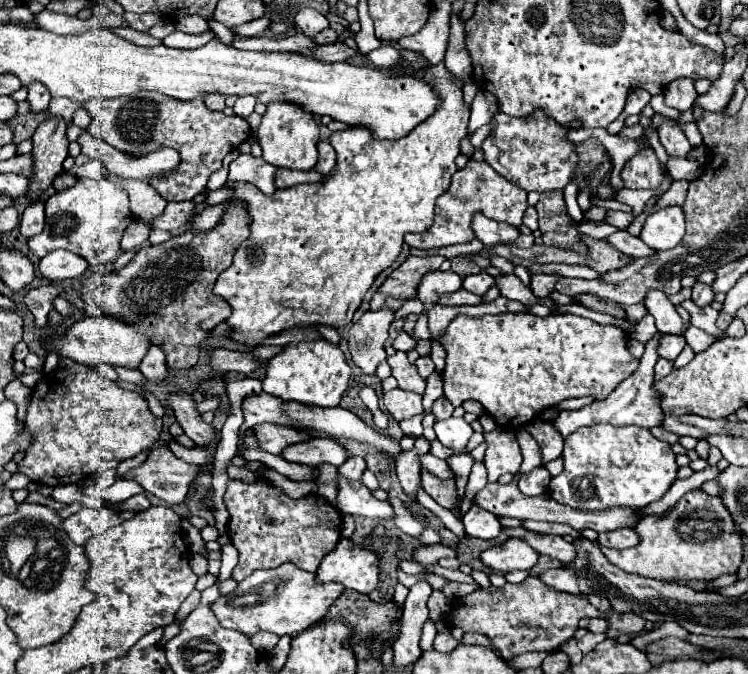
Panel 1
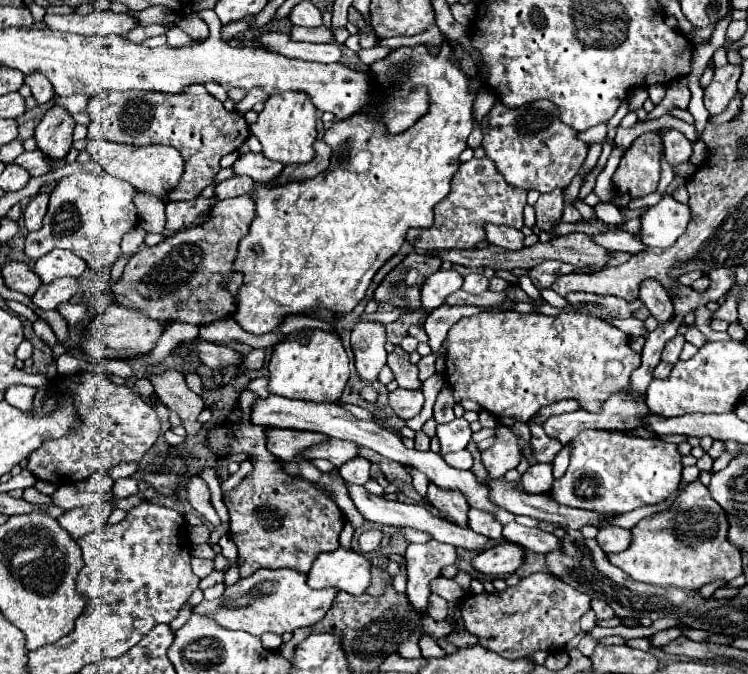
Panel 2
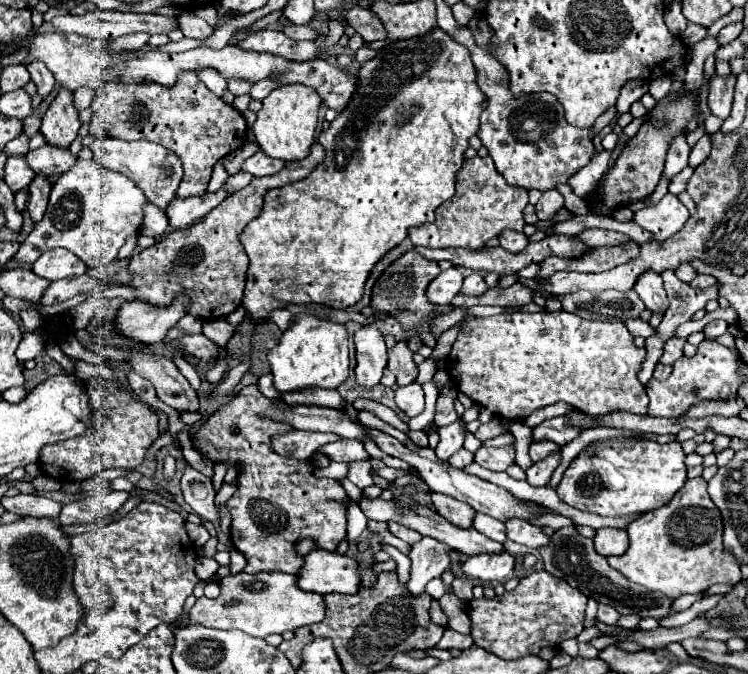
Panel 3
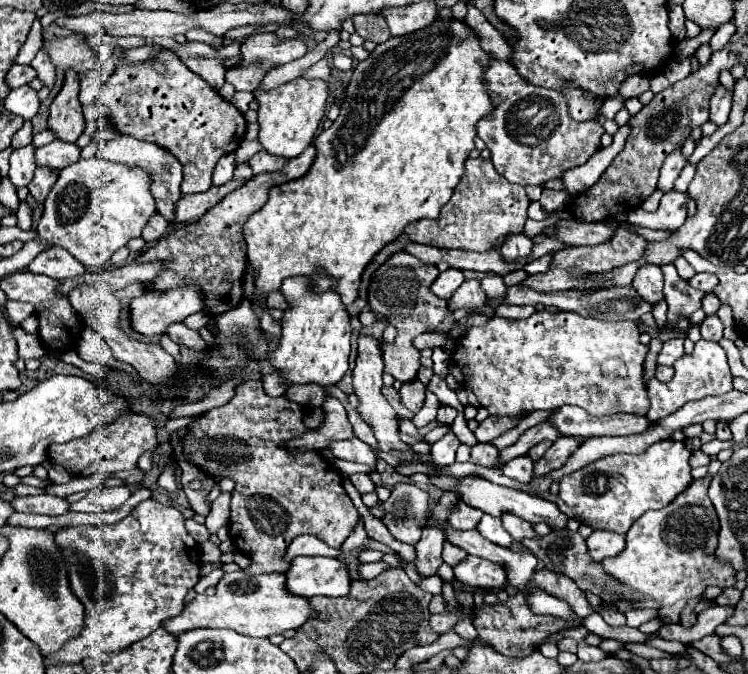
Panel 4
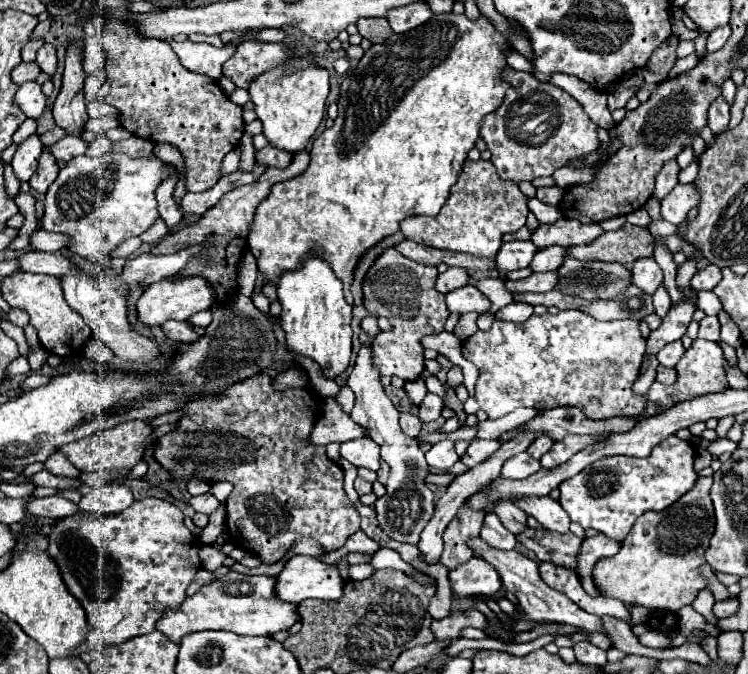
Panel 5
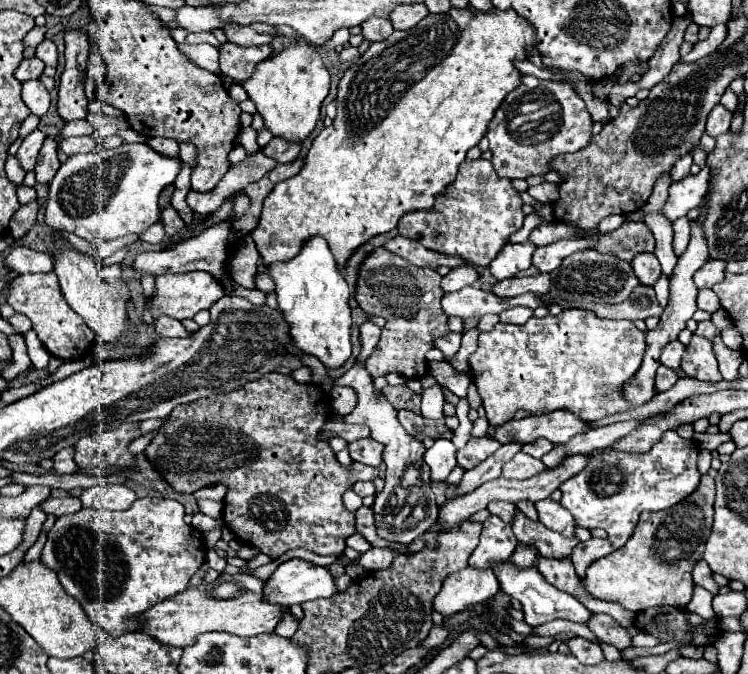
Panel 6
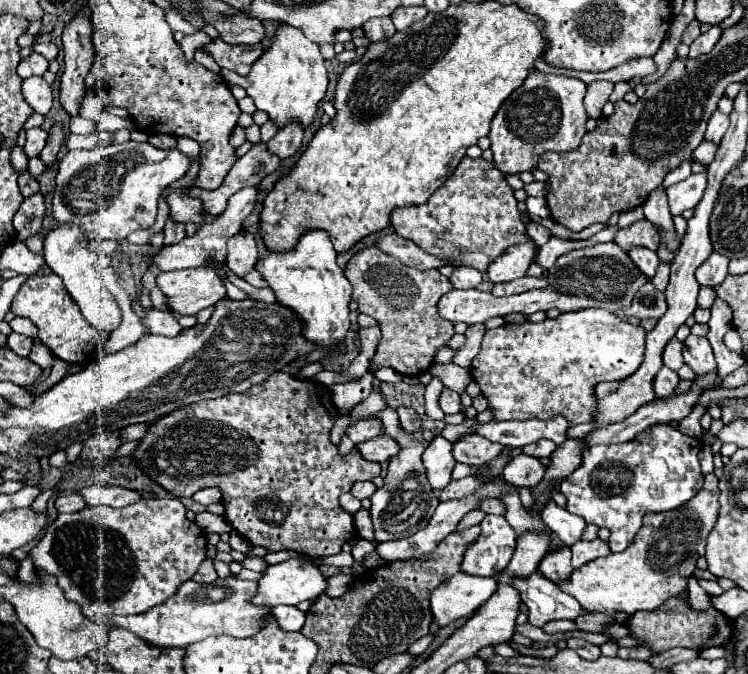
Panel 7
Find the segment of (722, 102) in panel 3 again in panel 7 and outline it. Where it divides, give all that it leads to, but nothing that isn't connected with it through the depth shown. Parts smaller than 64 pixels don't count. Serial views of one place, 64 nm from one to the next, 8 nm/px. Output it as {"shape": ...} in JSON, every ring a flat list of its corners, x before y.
{"shape":[[716,110,716,112,712,114,712,118,708,120,708,130,706,130,706,140,714,142,714,144,718,146,718,144,720,144,720,140,722,140,722,136,724,136,724,132,728,130,728,124,730,124,728,116]]}

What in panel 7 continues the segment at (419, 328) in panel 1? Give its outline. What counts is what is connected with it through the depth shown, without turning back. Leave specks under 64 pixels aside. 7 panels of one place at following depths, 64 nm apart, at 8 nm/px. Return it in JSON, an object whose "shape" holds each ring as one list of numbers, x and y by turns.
{"shape":[[460,266,454,270,454,274,450,276,454,288,478,288,484,278,480,272,476,272,476,268,468,268,468,266]]}

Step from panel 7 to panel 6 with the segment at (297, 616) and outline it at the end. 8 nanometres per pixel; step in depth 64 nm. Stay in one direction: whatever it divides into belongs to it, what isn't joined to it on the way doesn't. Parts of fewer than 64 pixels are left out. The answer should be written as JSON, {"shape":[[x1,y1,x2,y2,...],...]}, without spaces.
{"shape":[[286,608,286,612,282,612,282,618,280,618,280,622,278,622,278,626,276,626,276,634,278,636,286,636,286,638,290,638,294,632,296,632,296,628,298,628,298,618]]}

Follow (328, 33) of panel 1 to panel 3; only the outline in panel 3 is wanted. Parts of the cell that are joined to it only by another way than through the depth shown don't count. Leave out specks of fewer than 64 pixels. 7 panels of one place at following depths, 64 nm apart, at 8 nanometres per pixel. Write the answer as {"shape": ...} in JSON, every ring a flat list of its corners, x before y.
{"shape":[[294,24,282,28,282,32,292,40,314,40,318,36,314,30,306,28,306,26,294,26]]}

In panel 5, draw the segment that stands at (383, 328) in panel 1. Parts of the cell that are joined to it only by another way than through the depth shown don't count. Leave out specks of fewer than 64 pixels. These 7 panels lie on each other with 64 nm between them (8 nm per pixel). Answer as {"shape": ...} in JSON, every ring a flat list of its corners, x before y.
{"shape":[[362,346,356,358,356,364,346,380,346,384,356,394,356,404,350,412,350,418,356,424,364,424,368,428,370,438,380,444,382,460,390,466,390,476,386,482,386,494,376,500,374,510,378,514,378,524,392,540,418,544,420,532,428,524,434,512,434,494,430,488,426,488,426,476,430,474,428,464,424,460,424,452,420,450,420,442,416,438,410,438,402,432,398,424,400,412,390,402,390,398,384,394,380,384,380,374,372,364,372,350,370,346]]}

